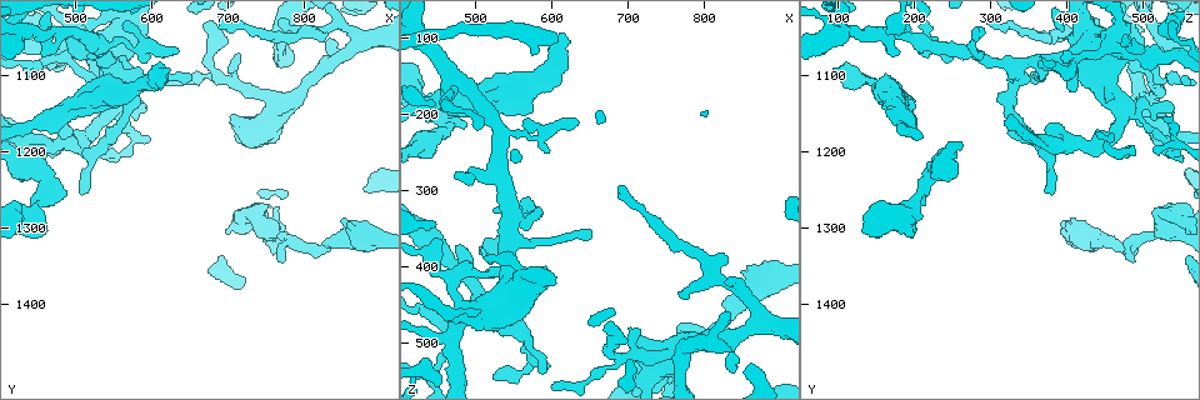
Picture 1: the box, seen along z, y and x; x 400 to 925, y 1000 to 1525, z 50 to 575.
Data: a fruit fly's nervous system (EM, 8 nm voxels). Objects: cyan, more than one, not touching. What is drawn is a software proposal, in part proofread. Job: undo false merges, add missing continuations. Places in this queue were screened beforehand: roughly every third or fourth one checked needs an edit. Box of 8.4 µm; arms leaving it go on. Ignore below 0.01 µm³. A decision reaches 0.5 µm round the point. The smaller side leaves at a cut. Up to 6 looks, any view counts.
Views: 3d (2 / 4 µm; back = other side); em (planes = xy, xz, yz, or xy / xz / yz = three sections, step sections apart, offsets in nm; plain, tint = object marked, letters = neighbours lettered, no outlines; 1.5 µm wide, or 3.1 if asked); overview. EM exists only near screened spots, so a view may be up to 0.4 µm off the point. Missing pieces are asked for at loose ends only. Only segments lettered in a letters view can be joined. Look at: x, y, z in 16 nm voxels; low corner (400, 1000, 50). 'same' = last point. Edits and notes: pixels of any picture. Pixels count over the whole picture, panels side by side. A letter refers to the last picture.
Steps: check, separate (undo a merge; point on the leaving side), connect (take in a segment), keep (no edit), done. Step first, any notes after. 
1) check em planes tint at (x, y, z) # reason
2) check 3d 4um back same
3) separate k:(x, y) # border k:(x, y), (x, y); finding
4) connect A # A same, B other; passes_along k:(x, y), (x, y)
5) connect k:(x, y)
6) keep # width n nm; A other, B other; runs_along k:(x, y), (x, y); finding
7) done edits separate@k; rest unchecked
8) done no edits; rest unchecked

check em planes letters at (895, 1300, 390) # free end

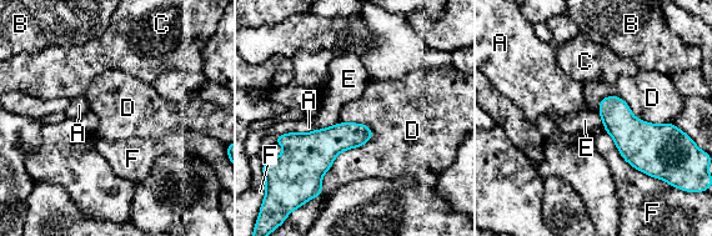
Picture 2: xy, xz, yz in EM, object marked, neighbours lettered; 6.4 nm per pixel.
keep # longest_contact D 500 nm; A other, B other, C other, D other, E other, F other; border 2:(366, 124), (320, 189); none of them fits

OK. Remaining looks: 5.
check 3d 2um at (755, 1300, 540) # sudden change in width

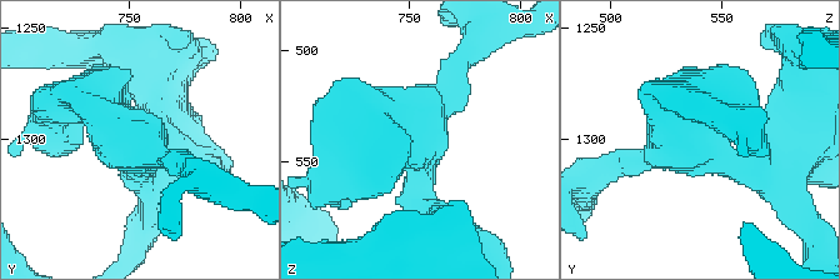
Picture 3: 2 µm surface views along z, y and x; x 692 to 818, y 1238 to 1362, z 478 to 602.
check em planes tint at (752, 1302, 535) # arms 4; now the EM

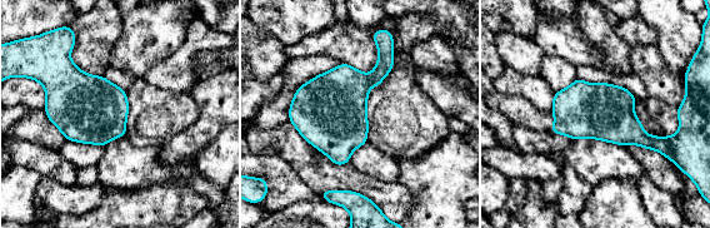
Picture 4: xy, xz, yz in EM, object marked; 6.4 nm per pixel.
check em planes letters same # see the neighbours

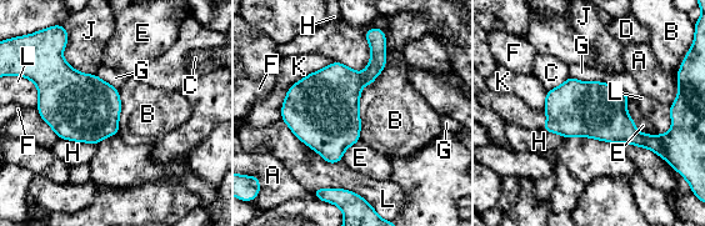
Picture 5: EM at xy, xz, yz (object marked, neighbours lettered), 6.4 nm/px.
keep # width 360 nm; A other, B other, C other, D other, E other, F other, G other, H other, J other, K other, L other; border 5:(59, 137), (93, 142), (95, 145); continuous, no second neuron

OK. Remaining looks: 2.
check 3d 2um at (465, 1075, 495) # three arms meet

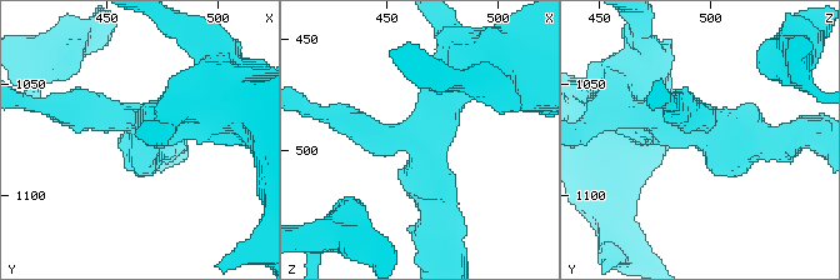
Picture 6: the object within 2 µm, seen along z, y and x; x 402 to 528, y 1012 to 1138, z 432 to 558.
check em planes letters at (468, 1071, 498) # arms 3; arm_widths 160, 260, 420 nm; shape alone is not enough

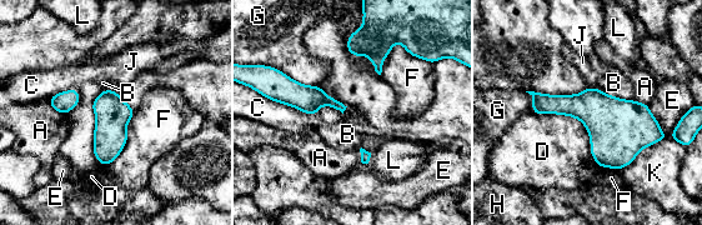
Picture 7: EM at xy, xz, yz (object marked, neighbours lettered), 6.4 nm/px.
keep # longest_contact D 550 nm; A other, B other, C other, D other, E other, F other, G other, H other, J other, K other, L other; all the same neuron

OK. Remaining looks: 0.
done no edits; rest unchecked

